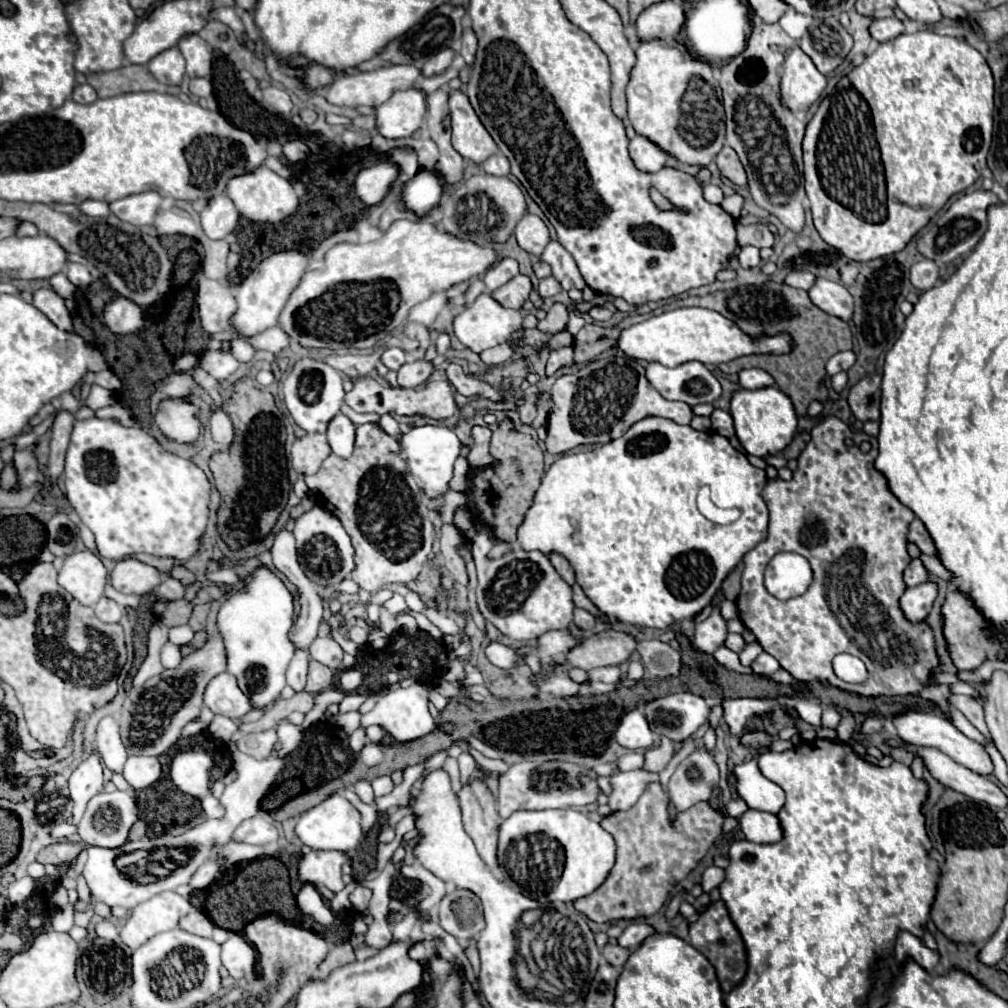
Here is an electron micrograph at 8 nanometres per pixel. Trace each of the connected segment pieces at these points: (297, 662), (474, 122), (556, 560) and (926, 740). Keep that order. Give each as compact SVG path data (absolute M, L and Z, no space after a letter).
M298 650L288 666L288 684L296 690L302 692L306 686L306 674L308 674L308 664L310 664L310 652L308 650Z
M452 92L450 110L452 110L452 146L462 158L474 164L482 164L486 158L498 152L496 142L492 140L492 136L472 110L466 94Z
M550 554L550 562L552 562L552 566L556 568L556 572L562 576L562 580L566 580L566 584L572 586L572 584L574 584L574 570L572 570L572 566L568 564L568 560L562 558L560 554Z
M906 710L902 714L894 714L892 724L896 728L896 736L908 744L914 746L928 746L928 748L938 748L940 752L948 754L952 760L956 760L958 764L974 770L976 774L990 774L992 768L992 760L986 754L984 746L980 746L978 742L966 738L962 732L958 732L944 716L940 714L932 714L932 712L916 712L916 710Z

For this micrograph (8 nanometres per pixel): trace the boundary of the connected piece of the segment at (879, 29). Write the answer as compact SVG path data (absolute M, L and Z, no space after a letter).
M882 18L882 20L876 20L872 26L870 26L870 36L878 42L888 42L888 40L894 40L896 36L904 34L904 24L898 20L898 18Z

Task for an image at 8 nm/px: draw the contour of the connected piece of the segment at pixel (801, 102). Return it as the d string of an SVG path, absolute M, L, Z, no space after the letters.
M800 48L790 50L780 80L782 106L790 110L796 110L798 106L812 106L824 88L826 78L816 70L814 62Z

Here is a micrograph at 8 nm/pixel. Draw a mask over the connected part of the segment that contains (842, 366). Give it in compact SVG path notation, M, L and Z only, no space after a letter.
M838 352L838 354L834 354L834 356L828 360L828 364L826 364L828 376L834 376L834 374L838 374L838 372L842 372L842 370L850 370L850 368L854 366L854 362L856 362L854 352Z

